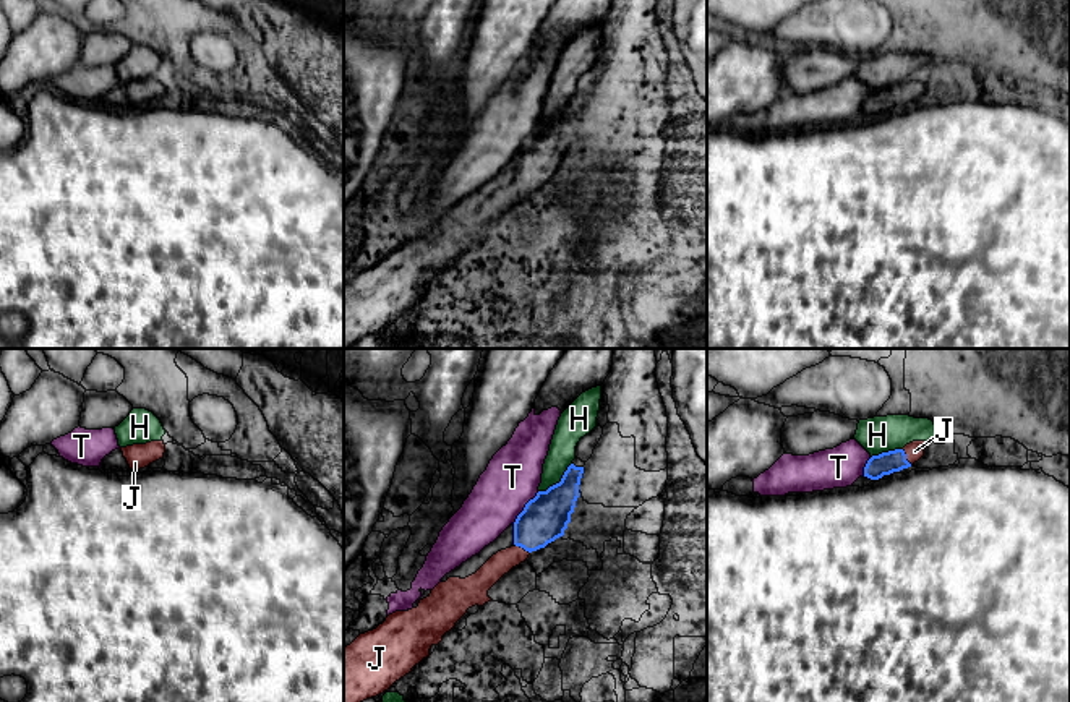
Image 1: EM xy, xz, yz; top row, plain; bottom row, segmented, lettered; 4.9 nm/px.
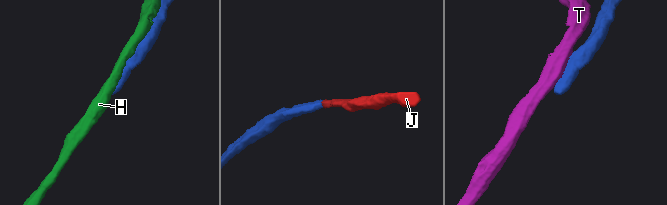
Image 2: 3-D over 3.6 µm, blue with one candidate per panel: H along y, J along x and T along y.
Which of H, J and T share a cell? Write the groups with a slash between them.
H / J / T

